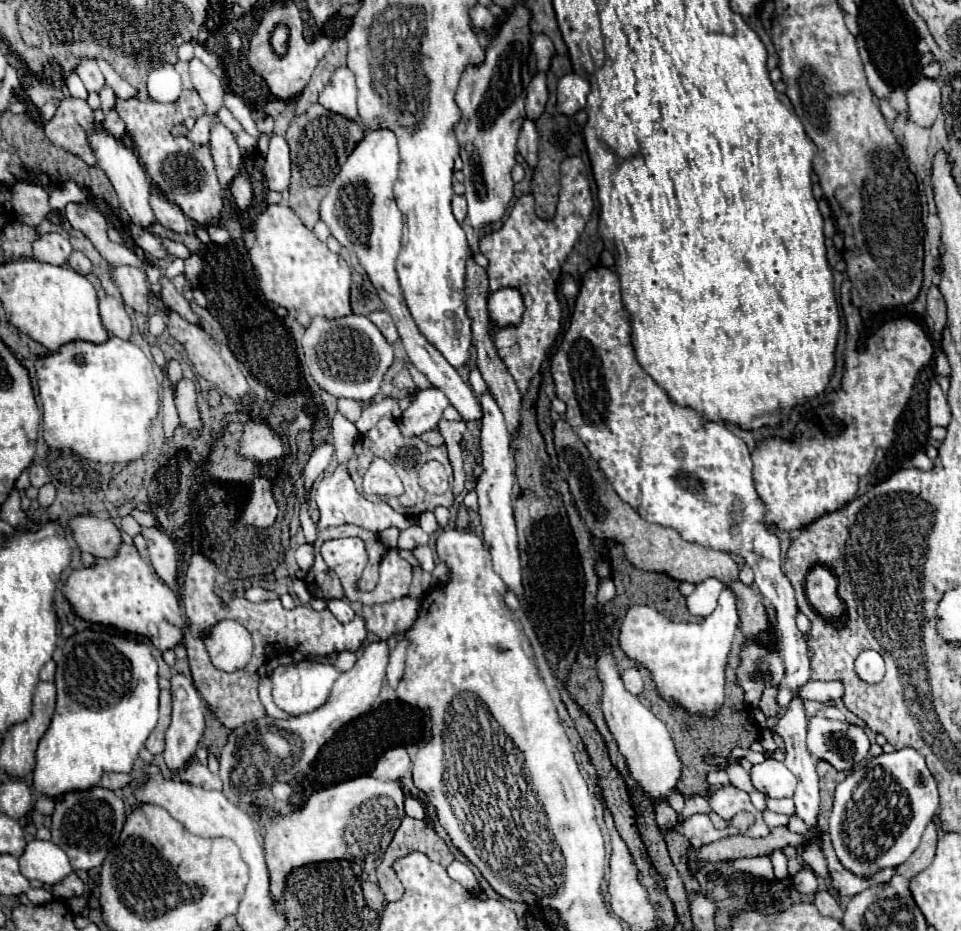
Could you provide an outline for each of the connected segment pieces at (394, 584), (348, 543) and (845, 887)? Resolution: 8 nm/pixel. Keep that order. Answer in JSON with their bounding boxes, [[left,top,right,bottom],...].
[[359,550,411,604],[321,538,367,602],[817,832,895,896]]

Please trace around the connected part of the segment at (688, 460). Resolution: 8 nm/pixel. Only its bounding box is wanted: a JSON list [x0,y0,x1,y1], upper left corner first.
[551,268,819,832]

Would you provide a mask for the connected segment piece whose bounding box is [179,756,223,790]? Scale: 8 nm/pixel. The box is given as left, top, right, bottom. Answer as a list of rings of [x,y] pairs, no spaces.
[[[195,756],[191,758],[189,766],[187,766],[185,770],[181,770],[179,778],[181,778],[183,782],[187,782],[187,784],[203,786],[203,788],[207,788],[207,790],[221,790],[221,788],[223,788],[223,784],[221,784],[219,776],[211,774],[207,766],[201,766],[201,764],[197,762],[197,758],[195,758]]]

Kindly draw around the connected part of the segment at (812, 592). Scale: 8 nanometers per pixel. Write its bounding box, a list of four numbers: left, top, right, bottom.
[805,566,847,622]

